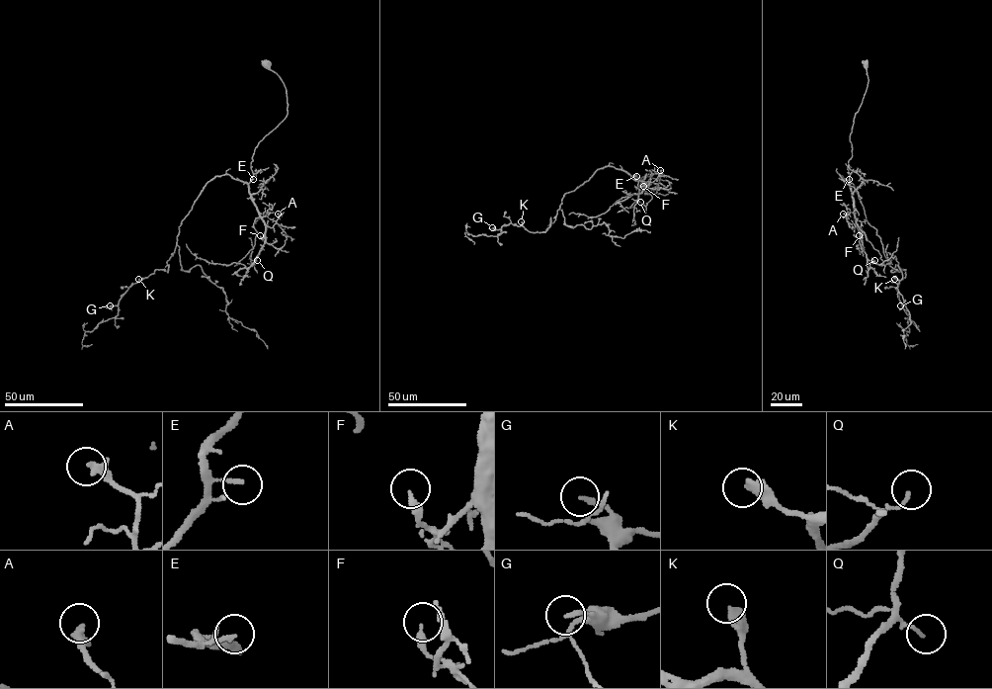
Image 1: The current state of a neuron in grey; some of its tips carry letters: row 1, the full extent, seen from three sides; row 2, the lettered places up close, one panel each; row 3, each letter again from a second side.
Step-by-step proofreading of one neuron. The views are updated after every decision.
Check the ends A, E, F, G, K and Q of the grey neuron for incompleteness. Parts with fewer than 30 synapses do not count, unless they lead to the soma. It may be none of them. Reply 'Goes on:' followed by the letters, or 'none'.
Goes on: none

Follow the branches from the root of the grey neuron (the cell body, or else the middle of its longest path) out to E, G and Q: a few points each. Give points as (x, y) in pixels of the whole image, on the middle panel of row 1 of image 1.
E: (648, 192), (666, 195), (670, 182), (648, 176), (635, 178), (633, 174), (636, 176)
G: (648, 192), (666, 195), (670, 182), (635, 178), (605, 166), (564, 195), (545, 231), (512, 223), (492, 227)
Q: (648, 192), (666, 195), (670, 182), (631, 176), (648, 184), (638, 195), (640, 202)

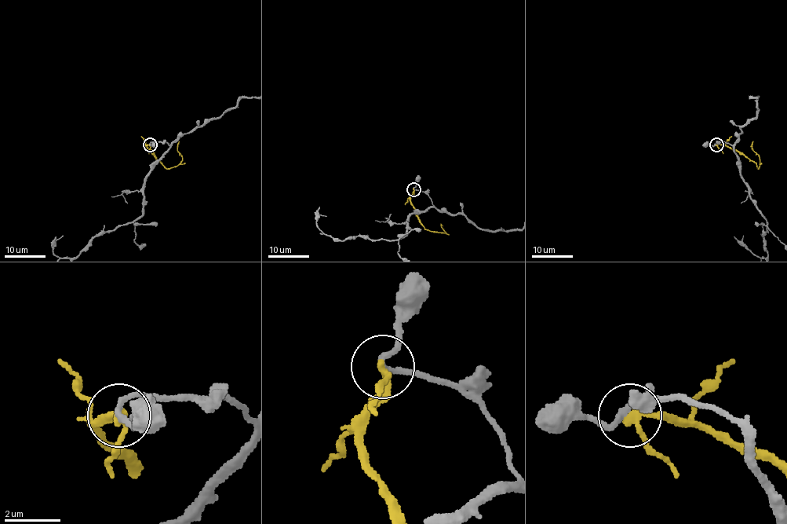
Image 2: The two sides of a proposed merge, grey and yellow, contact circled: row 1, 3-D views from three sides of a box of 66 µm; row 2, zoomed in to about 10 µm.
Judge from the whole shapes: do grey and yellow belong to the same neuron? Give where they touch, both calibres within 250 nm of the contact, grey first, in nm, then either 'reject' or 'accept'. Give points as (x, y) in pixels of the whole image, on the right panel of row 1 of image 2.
(716, 144) | 190/240 nm | reject

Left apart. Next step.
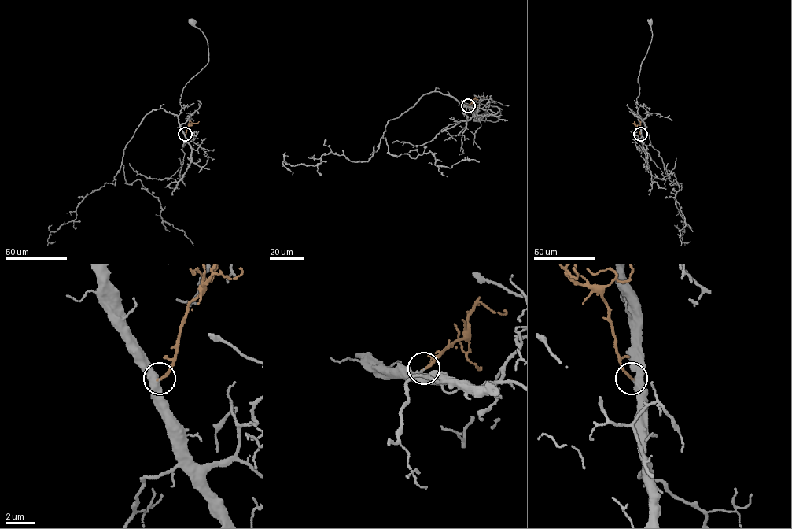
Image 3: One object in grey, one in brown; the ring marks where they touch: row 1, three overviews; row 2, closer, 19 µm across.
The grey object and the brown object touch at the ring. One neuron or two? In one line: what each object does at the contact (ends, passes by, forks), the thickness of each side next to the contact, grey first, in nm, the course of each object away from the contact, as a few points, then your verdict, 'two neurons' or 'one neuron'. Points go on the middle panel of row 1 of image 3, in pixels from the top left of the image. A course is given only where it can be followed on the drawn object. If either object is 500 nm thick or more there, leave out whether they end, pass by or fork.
grey passes by; brown ends; calibres 320 and 190 nm; course grey (468, 105), (458, 101), (465, 105), (480, 102), (500, 109), (497, 121), (477, 119); course brown (468, 105), (476, 97), (488, 97); one neuron

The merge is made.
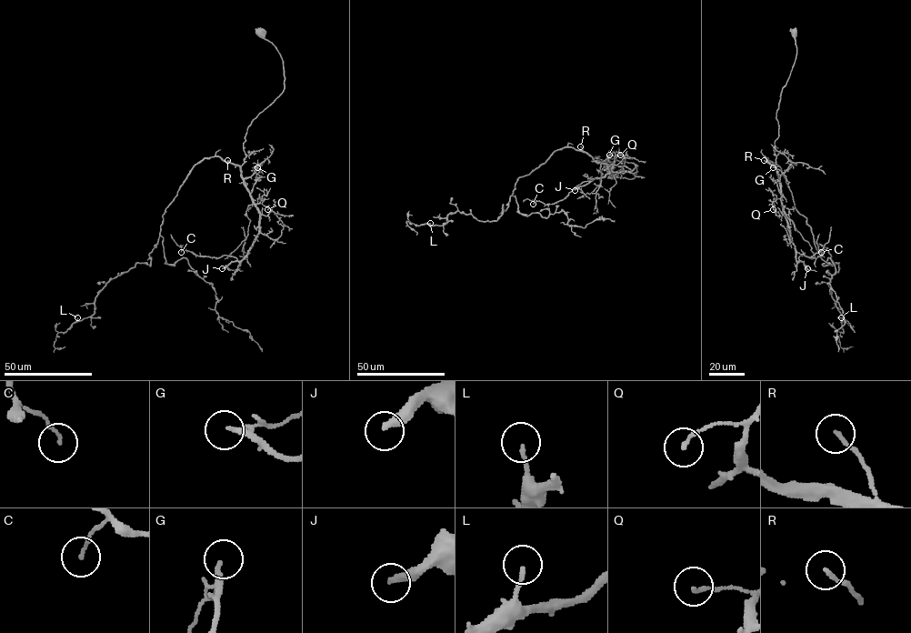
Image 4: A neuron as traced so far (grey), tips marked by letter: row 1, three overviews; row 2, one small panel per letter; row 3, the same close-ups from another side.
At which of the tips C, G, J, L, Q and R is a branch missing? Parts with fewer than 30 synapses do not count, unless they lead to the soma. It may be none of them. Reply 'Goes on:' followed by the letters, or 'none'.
Goes on: G, J

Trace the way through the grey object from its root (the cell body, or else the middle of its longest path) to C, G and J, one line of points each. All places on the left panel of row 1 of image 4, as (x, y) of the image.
C: (260, 33), (280, 55), (285, 89), (243, 144), (258, 235), (240, 261), (181, 252)
G: (260, 33), (280, 55), (285, 89), (247, 129), (240, 175), (249, 177), (257, 167)
J: (260, 33), (280, 55), (285, 89), (243, 144), (258, 235), (222, 268)

